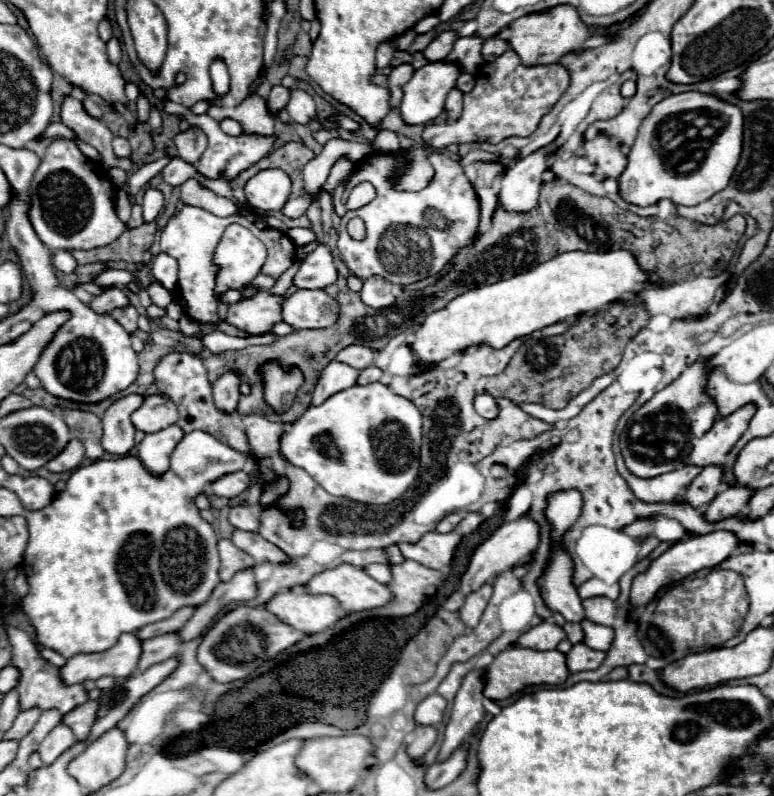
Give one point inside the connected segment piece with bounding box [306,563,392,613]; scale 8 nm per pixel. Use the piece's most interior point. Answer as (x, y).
(352, 587)

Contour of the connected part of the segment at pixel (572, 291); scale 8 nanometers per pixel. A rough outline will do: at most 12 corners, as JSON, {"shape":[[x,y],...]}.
{"shape":[[562,253],[456,297],[408,345],[422,367],[596,313],[650,275]]}

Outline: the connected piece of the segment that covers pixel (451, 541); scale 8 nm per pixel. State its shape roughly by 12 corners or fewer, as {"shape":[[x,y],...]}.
{"shape":[[430,531],[416,545],[398,543],[406,559],[444,569],[462,537]]}

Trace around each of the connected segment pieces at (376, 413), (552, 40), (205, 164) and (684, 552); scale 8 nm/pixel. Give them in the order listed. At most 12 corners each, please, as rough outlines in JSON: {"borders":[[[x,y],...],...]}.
{"borders":[[[382,383],[308,407],[280,453],[330,495],[392,503],[422,415]],[[570,5],[516,19],[508,45],[522,65],[582,51],[596,31]],[[162,101],[208,137],[196,163],[206,179],[234,181],[272,149],[272,137],[226,135],[210,115]],[[728,531],[678,541],[636,575],[632,609],[738,545]]]}

